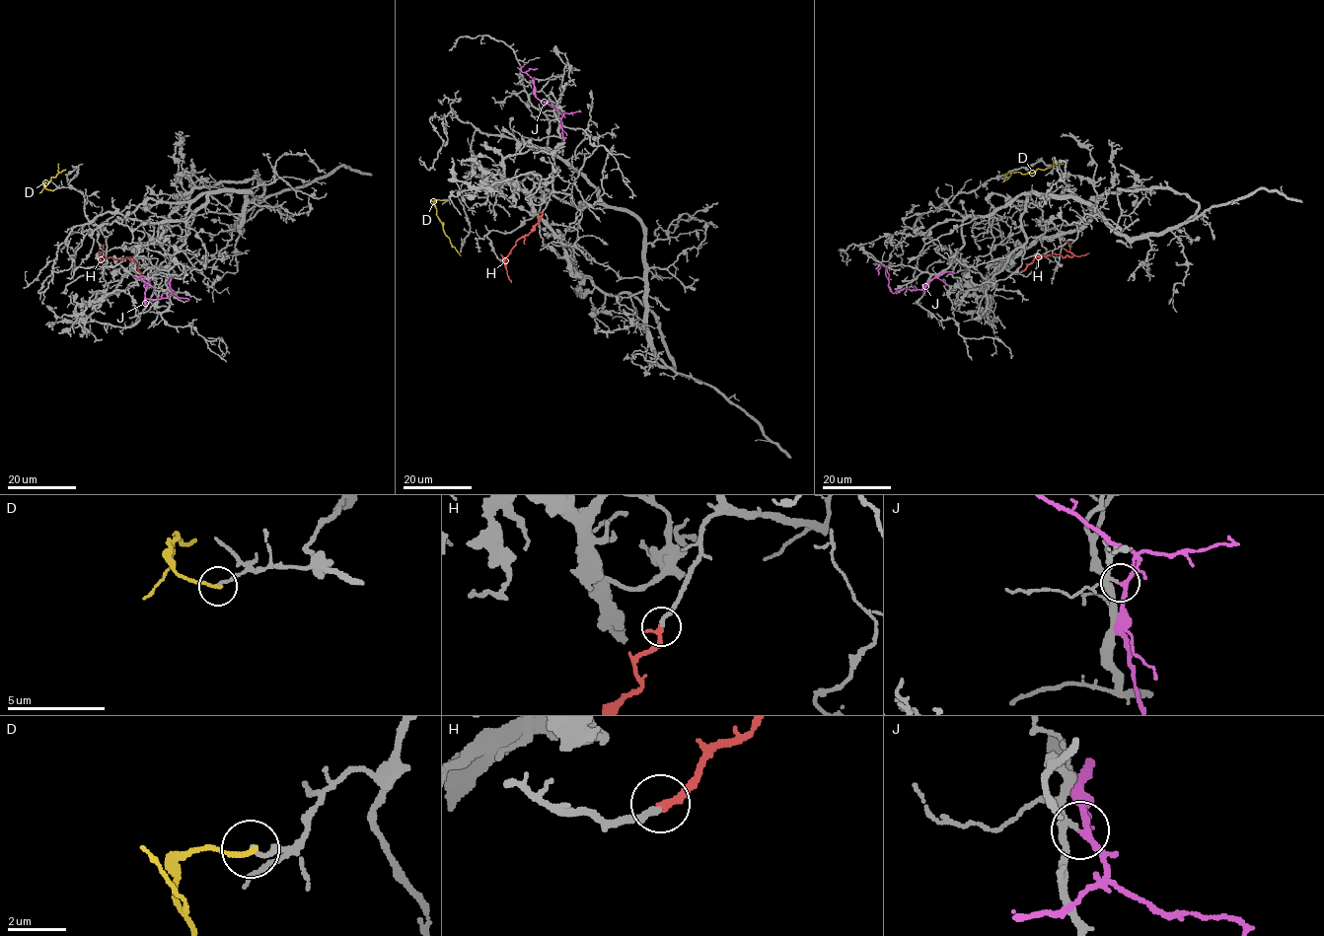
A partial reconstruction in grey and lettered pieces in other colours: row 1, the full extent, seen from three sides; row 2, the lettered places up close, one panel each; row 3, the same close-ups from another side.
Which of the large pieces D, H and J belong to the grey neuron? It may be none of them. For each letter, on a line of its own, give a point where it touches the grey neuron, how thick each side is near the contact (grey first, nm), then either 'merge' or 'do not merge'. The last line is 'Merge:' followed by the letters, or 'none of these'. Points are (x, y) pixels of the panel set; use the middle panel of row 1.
D: meets grey at (443, 199); 130 nm thick on the grey side, 180 nm on the other; do not merge
H: meets grey at (543, 212); 200 nm thick on the grey side, 260 nm on the other; merge
J: meets grey at (560, 118); 180 nm thick on the grey side, 190 nm on the other; do not merge
Merge: H

